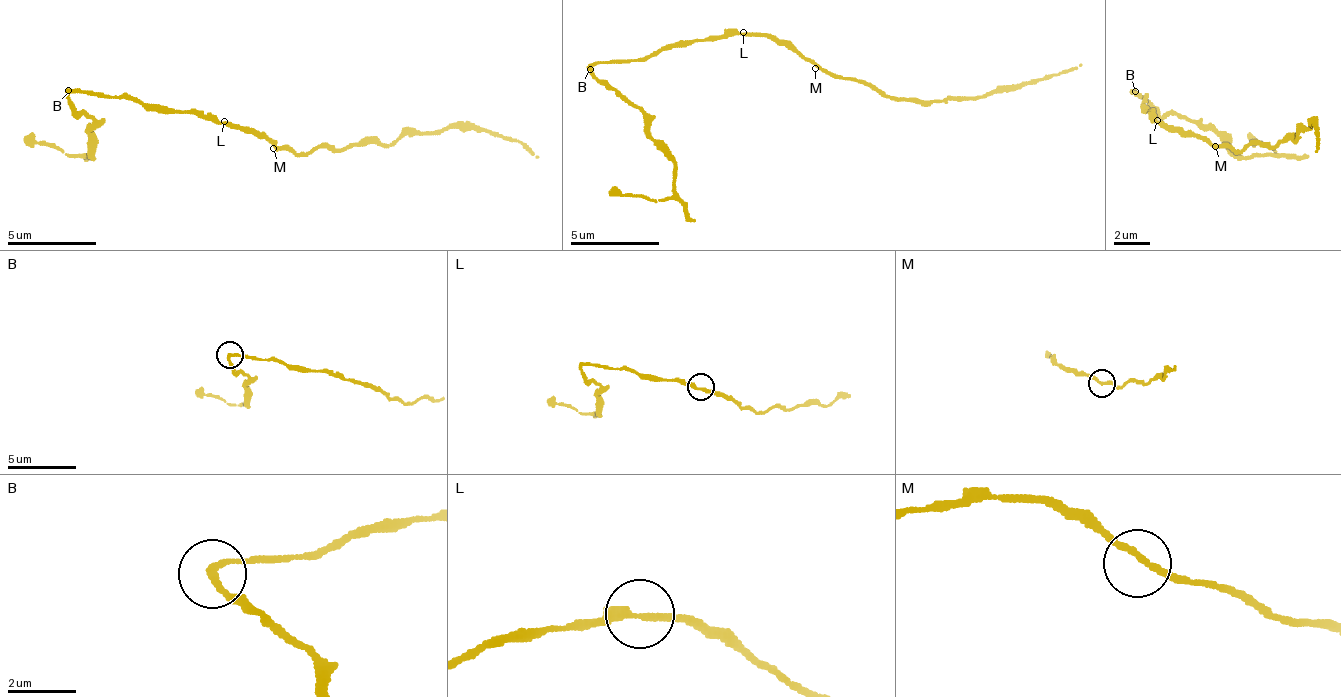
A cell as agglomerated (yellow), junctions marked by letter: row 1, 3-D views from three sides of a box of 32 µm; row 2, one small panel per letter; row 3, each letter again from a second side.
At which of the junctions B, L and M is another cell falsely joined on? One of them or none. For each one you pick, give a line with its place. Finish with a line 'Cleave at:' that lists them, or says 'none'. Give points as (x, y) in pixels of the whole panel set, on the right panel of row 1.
B: at (1135, 91)
Cleave at: B

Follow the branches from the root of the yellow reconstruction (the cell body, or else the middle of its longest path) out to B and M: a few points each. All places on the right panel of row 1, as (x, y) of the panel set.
B: (1161, 124), (1150, 120), (1154, 111), (1141, 111), (1146, 94), (1131, 94), (1134, 90)
M: (1161, 124), (1171, 124), (1186, 133), (1198, 133), (1215, 146)

